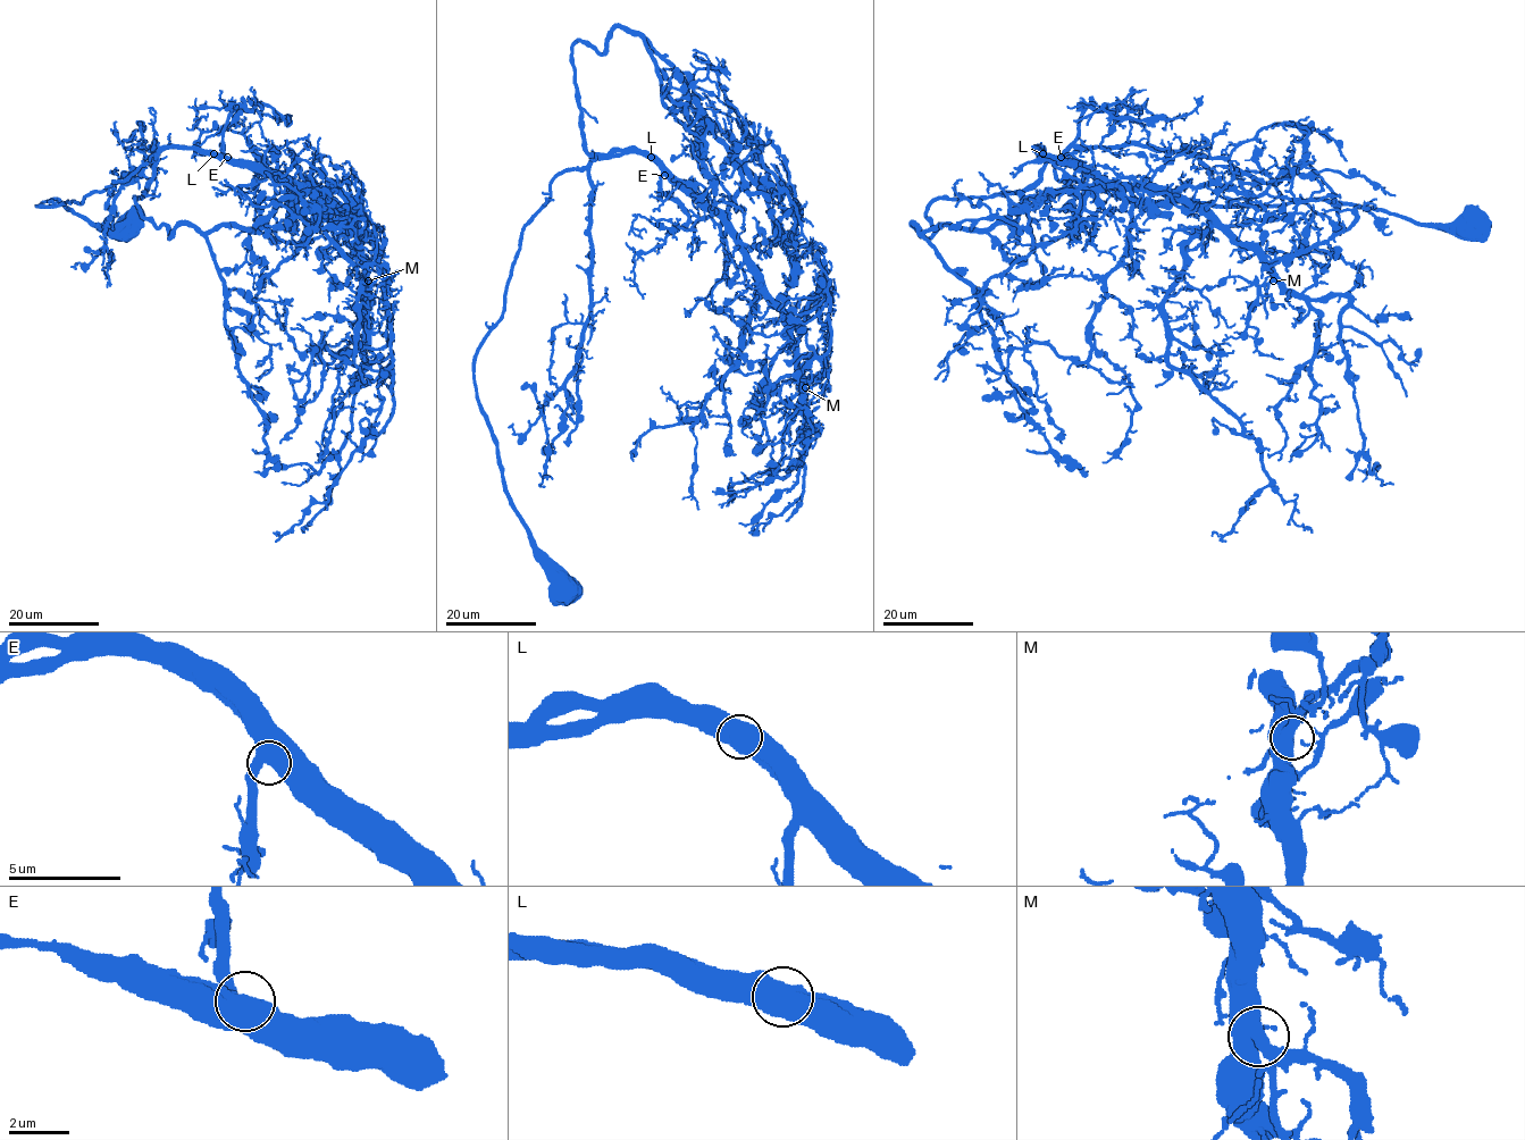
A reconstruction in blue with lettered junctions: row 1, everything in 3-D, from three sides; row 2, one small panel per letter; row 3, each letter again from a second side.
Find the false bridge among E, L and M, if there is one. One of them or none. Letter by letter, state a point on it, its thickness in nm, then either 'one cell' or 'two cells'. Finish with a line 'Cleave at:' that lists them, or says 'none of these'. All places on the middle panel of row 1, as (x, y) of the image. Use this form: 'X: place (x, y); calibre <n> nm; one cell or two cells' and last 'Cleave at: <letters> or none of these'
E: place (664, 175); calibre 600 nm; one cell
L: place (651, 157); calibre 850 nm; one cell
M: place (805, 387); calibre 550 nm; one cell
Cleave at: none of these

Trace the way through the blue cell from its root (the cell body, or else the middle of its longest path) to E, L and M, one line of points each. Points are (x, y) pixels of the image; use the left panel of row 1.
E: (125, 227), (95, 225), (58, 199), (36, 204), (81, 202), (166, 148), (227, 157)
L: (125, 227), (95, 225), (58, 199), (36, 204), (81, 202), (91, 192), (128, 177), (166, 148), (212, 153)
M: (125, 227), (95, 225), (58, 199), (36, 204), (81, 202), (166, 148), (210, 150), (338, 206), (368, 281)

